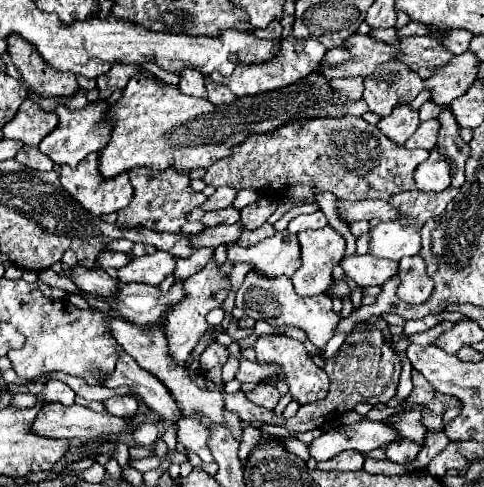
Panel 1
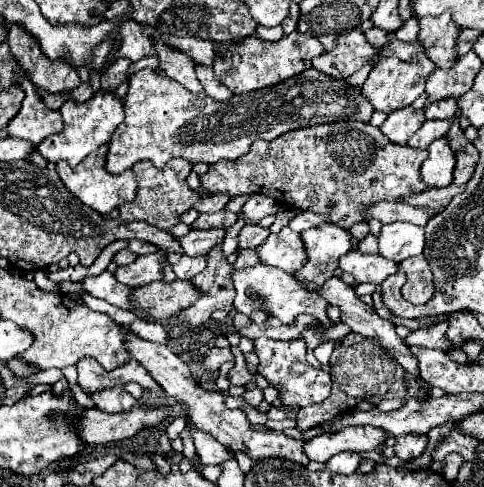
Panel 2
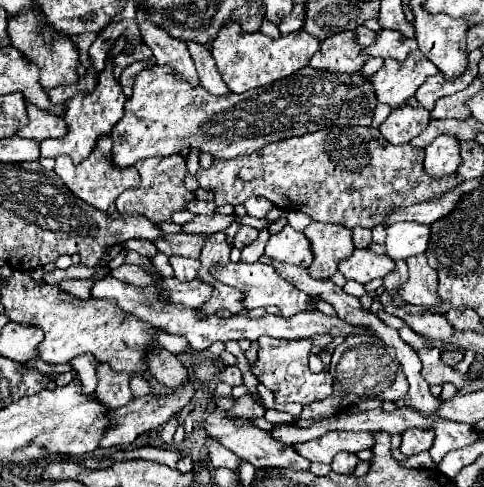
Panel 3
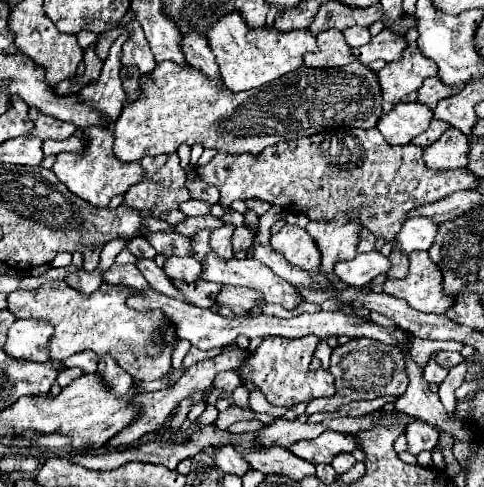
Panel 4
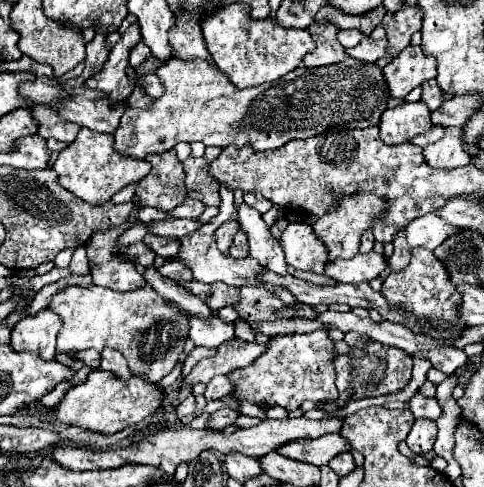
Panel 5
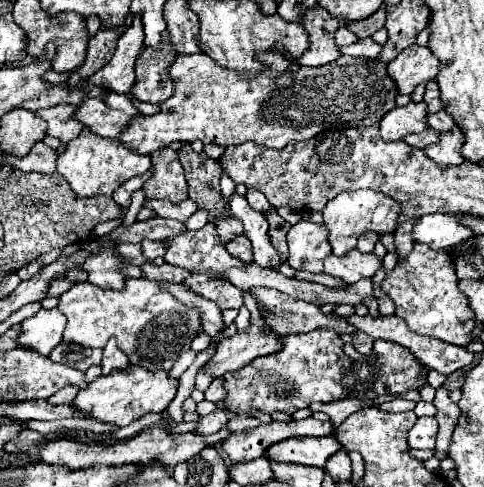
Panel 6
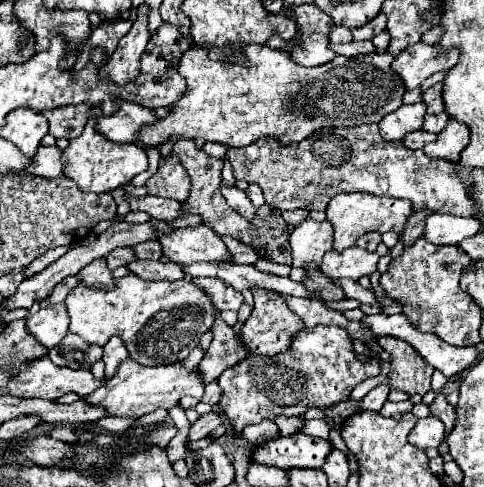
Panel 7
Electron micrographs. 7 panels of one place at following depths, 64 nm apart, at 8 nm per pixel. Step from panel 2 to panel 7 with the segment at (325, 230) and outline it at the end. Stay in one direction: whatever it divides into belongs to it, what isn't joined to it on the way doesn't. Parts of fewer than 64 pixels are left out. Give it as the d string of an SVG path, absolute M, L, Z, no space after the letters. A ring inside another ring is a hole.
M354 192L354 194L336 194L326 208L326 220L334 228L334 250L342 252L356 244L356 240L364 232L396 232L400 234L400 228L404 228L404 220L412 214L412 204L408 200L388 198L388 196L374 196L368 192Z

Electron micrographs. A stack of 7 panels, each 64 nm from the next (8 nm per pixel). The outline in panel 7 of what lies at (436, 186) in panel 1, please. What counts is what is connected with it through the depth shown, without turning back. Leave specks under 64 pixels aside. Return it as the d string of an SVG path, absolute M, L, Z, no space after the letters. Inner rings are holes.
M456 120L448 122L448 128L438 134L438 140L434 144L426 144L422 150L430 158L442 158L442 160L460 160L460 152L468 144L468 128L464 124L456 124Z

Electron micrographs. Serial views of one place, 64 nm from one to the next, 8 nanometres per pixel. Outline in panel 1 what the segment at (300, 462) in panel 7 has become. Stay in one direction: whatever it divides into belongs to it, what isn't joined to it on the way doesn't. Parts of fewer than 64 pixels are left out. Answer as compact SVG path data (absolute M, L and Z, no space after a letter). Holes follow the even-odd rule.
M364 418L356 424L340 426L338 430L330 430L322 434L310 444L310 452L312 452L312 458L320 462L320 460L330 460L344 450L358 450L366 454L376 448L386 448L388 444L400 438L402 436L398 434L398 430L392 428L390 424Z

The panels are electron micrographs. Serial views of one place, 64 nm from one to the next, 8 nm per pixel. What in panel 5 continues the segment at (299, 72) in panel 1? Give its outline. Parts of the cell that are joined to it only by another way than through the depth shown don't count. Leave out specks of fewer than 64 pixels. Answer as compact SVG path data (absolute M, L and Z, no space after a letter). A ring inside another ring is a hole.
M232 4L208 16L202 24L204 42L214 64L228 76L236 88L252 88L264 82L278 80L286 72L300 66L302 56L312 52L314 40L306 30L280 28L274 20L252 20L246 4Z

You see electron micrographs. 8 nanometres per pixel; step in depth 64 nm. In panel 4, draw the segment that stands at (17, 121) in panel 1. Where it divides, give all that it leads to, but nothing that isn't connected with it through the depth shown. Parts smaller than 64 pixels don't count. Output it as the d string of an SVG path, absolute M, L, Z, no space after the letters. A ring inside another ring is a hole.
M30 108L30 118L34 120L34 128L28 132L40 140L64 140L68 136L72 136L76 132L76 126L74 124L68 124L68 122L60 122L52 116L44 116L40 114L36 108Z

